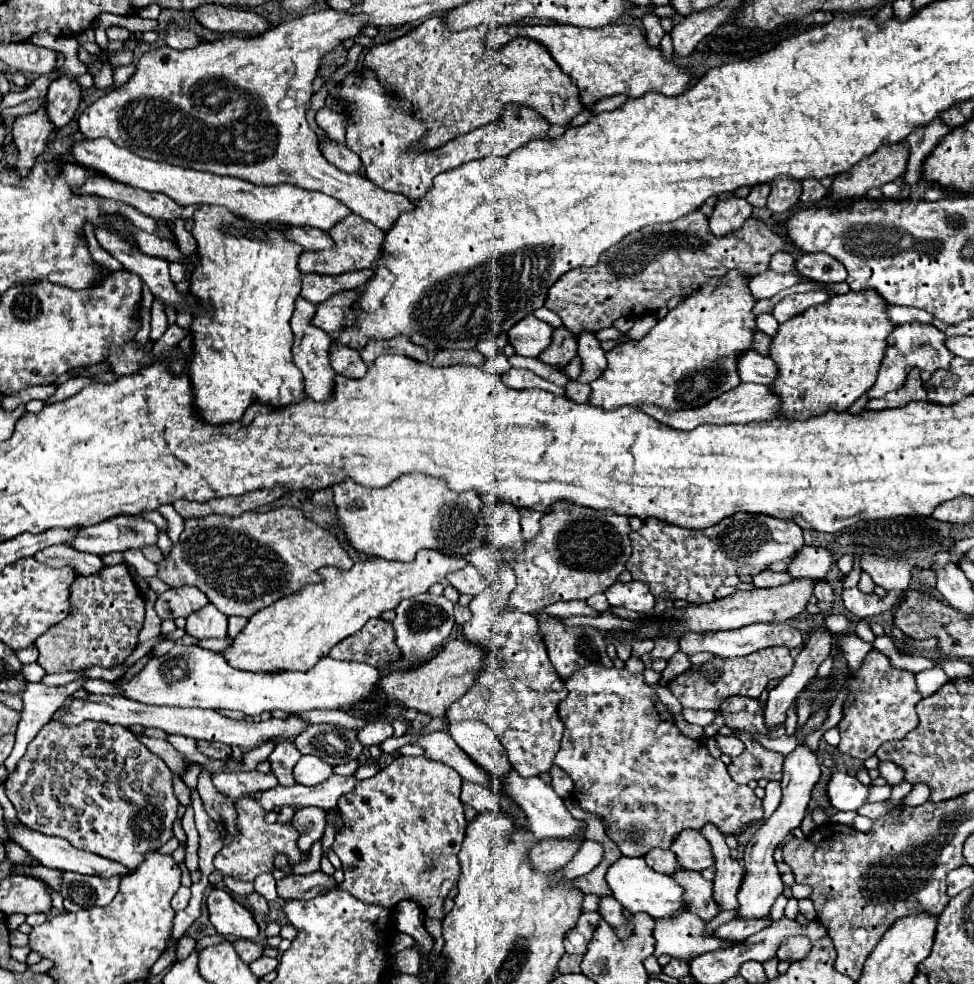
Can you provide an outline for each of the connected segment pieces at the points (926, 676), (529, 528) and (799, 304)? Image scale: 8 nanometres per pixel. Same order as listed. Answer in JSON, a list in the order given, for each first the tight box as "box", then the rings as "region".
[{"box":[916,666,948,698],"region":[[[934,666],[930,670],[922,670],[916,674],[916,682],[918,682],[918,690],[920,694],[926,698],[930,694],[934,694],[936,690],[940,690],[946,682],[948,682],[948,676],[944,674],[944,670],[940,666]]]},{"box":[520,508,544,540],"region":[[[520,508],[520,524],[522,524],[522,536],[526,540],[534,538],[540,530],[540,520],[544,516],[542,512],[534,510],[526,510],[526,508]]]},{"box":[772,292,830,324],"region":[[[826,292],[792,294],[792,296],[782,298],[782,300],[774,306],[772,314],[774,314],[774,318],[782,324],[782,322],[786,322],[786,320],[790,320],[790,318],[802,314],[806,308],[810,308],[810,306],[814,306],[814,304],[822,304],[822,302],[826,302],[828,298],[830,298],[830,296],[828,296]]]}]

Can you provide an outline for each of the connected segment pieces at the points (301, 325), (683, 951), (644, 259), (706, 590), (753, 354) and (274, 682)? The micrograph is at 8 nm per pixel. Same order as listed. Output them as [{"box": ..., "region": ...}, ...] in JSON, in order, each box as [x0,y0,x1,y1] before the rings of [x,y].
[{"box":[290,298,334,402],"region":[[[298,298],[296,302],[296,310],[292,314],[290,326],[294,332],[294,344],[292,344],[292,354],[294,354],[294,364],[302,370],[304,374],[304,392],[308,398],[312,398],[314,402],[326,402],[332,398],[332,390],[334,390],[334,368],[330,366],[330,342],[332,338],[324,332],[318,330],[316,326],[310,326],[310,318],[314,316],[314,304],[306,302],[304,298]]]},{"box":[652,912,732,962],"region":[[[682,912],[676,918],[656,920],[652,936],[656,940],[654,944],[656,958],[668,954],[684,962],[732,946],[714,936],[714,932],[708,932],[706,922],[702,922],[694,912]]]},{"box":[544,210,802,334],"region":[[[696,210],[692,214],[678,218],[676,222],[646,226],[646,230],[640,230],[638,234],[630,234],[630,238],[624,238],[618,246],[612,246],[610,250],[606,250],[606,254],[602,254],[600,262],[590,270],[582,270],[582,268],[570,270],[570,274],[564,274],[548,290],[548,298],[546,298],[544,306],[552,312],[558,312],[564,326],[572,334],[580,334],[586,330],[598,332],[602,328],[612,326],[612,322],[622,316],[624,318],[628,318],[628,316],[640,318],[650,312],[656,312],[656,310],[664,308],[672,296],[688,296],[698,286],[702,286],[708,278],[724,278],[724,274],[728,270],[740,270],[744,274],[756,276],[756,274],[768,270],[770,258],[776,252],[788,252],[794,256],[802,254],[802,250],[798,250],[794,244],[784,242],[776,232],[772,232],[762,220],[758,220],[754,216],[750,216],[740,230],[718,238],[710,232],[708,218]]]},{"box":[626,514,802,604],"region":[[[736,514],[724,518],[716,526],[706,530],[690,530],[682,526],[674,526],[656,518],[650,518],[642,524],[638,532],[630,532],[632,540],[632,554],[626,562],[626,570],[632,574],[634,580],[642,580],[648,584],[650,594],[654,598],[670,598],[670,600],[686,600],[690,604],[708,604],[714,600],[714,592],[722,586],[726,576],[742,576],[742,574],[758,574],[768,564],[776,560],[784,560],[794,556],[802,546],[802,528],[790,520],[778,520],[764,514]]]},{"box":[738,350,778,386],"region":[[[748,350],[738,362],[738,374],[740,374],[742,382],[770,386],[778,378],[778,368],[776,368],[776,362],[772,358],[762,356],[756,350]]]},{"box":[116,646,380,716],"region":[[[174,646],[168,654],[152,658],[134,678],[118,678],[116,686],[128,700],[156,704],[156,706],[186,706],[212,710],[240,710],[246,716],[260,716],[264,710],[284,710],[288,714],[308,712],[314,708],[338,708],[362,702],[376,690],[380,674],[370,664],[342,662],[334,658],[320,658],[308,672],[278,672],[256,674],[234,670],[218,652],[202,650],[198,646]]]}]

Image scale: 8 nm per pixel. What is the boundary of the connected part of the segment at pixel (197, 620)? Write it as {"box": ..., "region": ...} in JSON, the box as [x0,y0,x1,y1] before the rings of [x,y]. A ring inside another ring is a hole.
{"box":[184,604,228,640],"region":[[[208,604],[186,618],[184,630],[192,638],[202,640],[202,638],[226,638],[228,636],[226,628],[228,628],[228,616],[224,616],[214,604]]]}

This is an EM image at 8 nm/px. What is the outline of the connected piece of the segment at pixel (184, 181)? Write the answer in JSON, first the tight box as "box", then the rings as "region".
{"box":[70,138,350,232],"region":[[[96,138],[96,140],[82,140],[72,146],[70,150],[74,158],[88,168],[94,168],[108,178],[128,184],[132,188],[148,190],[148,192],[162,192],[170,196],[178,206],[186,208],[192,204],[220,204],[228,208],[232,214],[240,218],[248,218],[254,222],[280,222],[286,226],[314,226],[324,232],[328,232],[334,224],[338,224],[342,218],[350,214],[348,206],[342,206],[336,198],[326,196],[322,192],[302,190],[294,186],[254,186],[252,182],[240,180],[240,178],[222,178],[210,172],[198,172],[182,166],[172,166],[166,162],[154,162],[146,158],[138,158],[136,154],[130,154],[130,150],[114,146],[108,138]]]}

